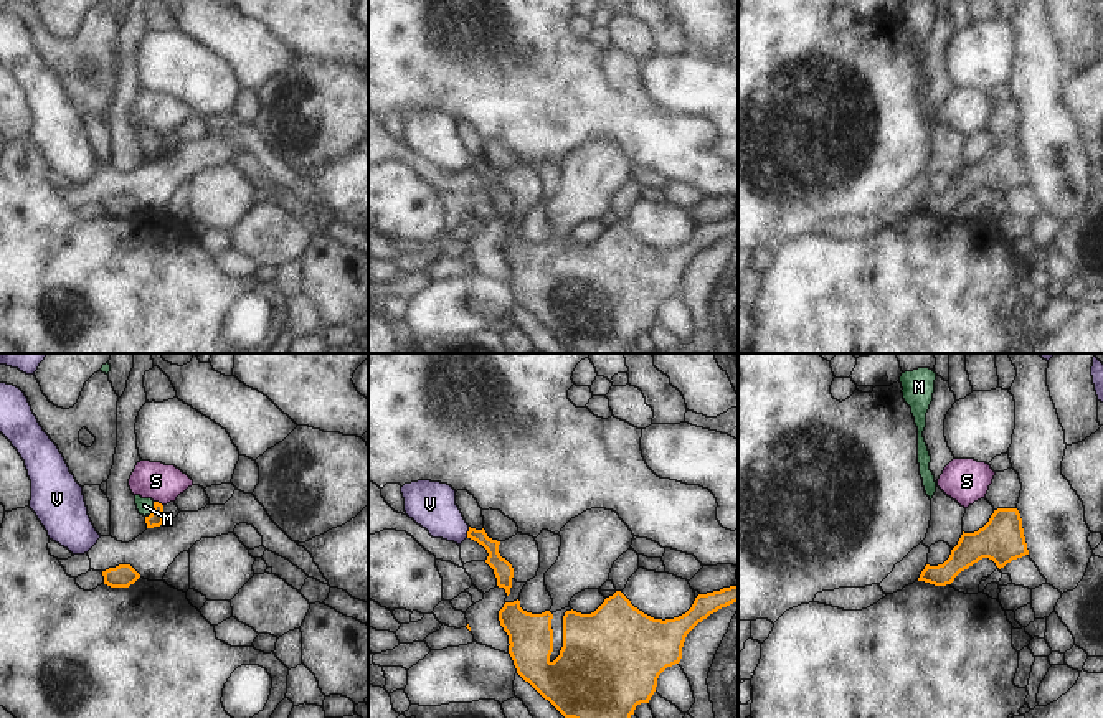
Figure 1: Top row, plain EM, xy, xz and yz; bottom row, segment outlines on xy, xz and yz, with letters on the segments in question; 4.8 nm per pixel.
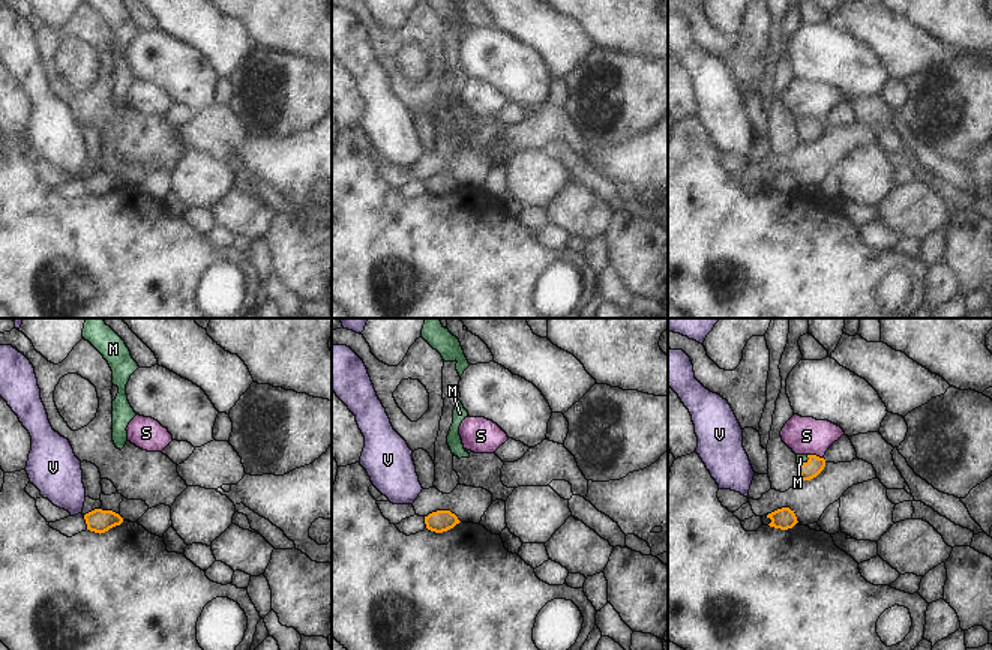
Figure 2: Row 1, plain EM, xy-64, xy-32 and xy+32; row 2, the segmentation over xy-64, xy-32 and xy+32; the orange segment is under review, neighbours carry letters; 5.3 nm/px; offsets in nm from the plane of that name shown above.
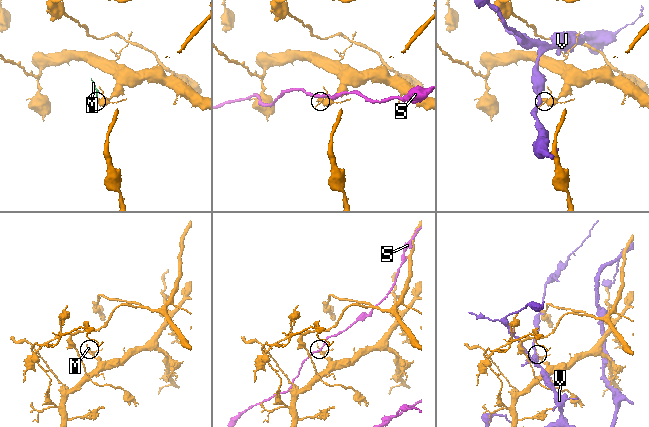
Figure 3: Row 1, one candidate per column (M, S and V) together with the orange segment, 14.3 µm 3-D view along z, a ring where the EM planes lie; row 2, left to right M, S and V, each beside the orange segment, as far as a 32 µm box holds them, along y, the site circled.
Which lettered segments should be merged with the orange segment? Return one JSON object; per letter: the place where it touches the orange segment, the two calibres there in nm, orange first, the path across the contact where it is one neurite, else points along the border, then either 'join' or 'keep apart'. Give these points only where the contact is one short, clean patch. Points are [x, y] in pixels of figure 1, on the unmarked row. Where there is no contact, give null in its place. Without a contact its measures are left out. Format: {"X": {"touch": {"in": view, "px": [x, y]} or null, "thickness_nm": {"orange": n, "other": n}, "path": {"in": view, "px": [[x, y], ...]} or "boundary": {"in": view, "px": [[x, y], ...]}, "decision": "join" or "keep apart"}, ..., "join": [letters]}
{"M": {"touch": {"in": "xy", "px": [154, 139]}, "thickness_nm": {"orange": 80, "other": 80}, "path": {"in": "xy", "px": [[156, 149], [154, 139], [144, 136]]}, "decision": "join"}, "S": {"touch": {"in": "xy", "px": [157, 132]}, "thickness_nm": {"orange": 80, "other": 180}, "boundary": {"in": "xy", "px": [[154, 131], [162, 136]]}, "decision": "keep apart"}, "V": {"touch": {"in": "xz", "px": [468, 162]}, "thickness_nm": {"orange": 90, "other": 220}, "decision": "keep apart"}, "join": ["M"]}

